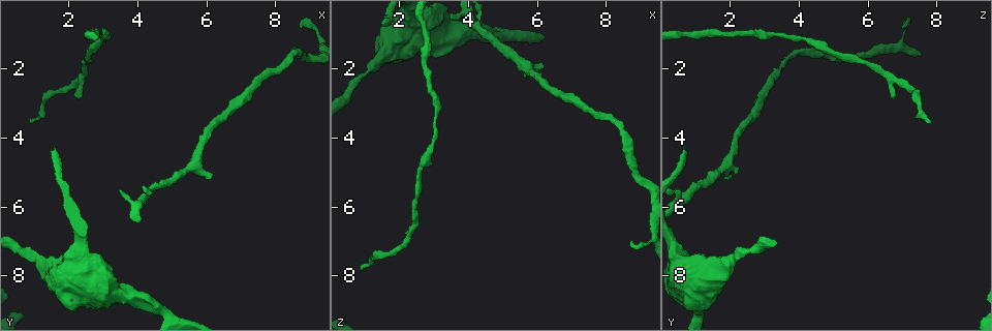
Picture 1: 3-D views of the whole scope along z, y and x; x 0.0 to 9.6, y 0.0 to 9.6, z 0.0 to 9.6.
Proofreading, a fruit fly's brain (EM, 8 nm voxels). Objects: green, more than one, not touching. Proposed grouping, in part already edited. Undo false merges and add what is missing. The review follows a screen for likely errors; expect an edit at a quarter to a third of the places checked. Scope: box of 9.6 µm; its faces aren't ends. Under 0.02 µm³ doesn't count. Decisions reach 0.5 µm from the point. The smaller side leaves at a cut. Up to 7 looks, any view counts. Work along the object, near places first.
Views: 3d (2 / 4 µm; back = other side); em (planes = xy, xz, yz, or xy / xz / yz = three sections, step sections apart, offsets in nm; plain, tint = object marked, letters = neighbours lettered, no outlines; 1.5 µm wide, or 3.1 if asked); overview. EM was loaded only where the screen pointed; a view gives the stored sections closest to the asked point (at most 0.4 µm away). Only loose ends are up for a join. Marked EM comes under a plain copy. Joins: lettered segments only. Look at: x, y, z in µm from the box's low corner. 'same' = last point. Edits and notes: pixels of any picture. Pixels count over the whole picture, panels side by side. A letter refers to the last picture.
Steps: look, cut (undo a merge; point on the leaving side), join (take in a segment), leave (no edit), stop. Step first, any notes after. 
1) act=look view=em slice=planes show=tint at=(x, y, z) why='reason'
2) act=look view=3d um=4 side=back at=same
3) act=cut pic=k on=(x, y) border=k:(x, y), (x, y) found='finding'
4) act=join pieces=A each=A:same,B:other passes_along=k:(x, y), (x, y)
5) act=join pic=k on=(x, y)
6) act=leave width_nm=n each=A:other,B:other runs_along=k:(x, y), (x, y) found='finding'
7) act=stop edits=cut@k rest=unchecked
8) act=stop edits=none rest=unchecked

act=look view=3d um=4 at=(4.20, 5.65, 0.80) why='arms part here'

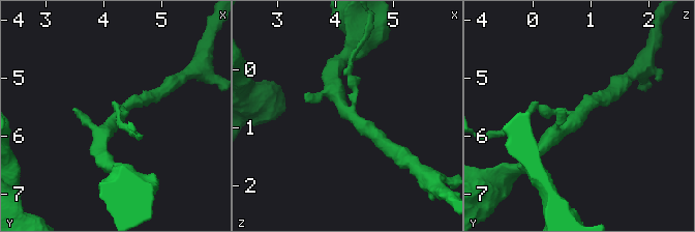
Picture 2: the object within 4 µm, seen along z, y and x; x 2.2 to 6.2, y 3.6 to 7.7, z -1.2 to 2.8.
act=look view=em slice=xz step=4 show=letters at=(4.25, 5.65, 0.75) why='need the tissue'

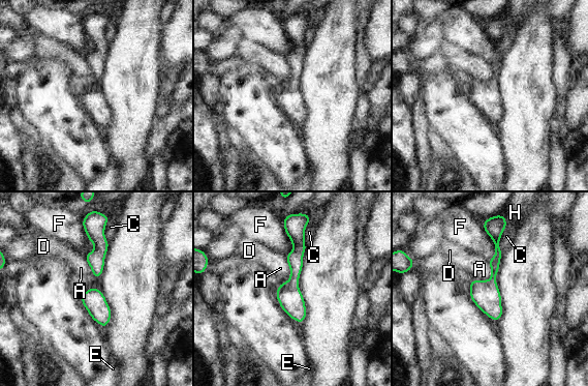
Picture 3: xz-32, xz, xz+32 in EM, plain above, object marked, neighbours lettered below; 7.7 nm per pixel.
act=leave width_nm=180 each=A:other,C:other,D:other,E:other,F:other,H:other runs_along=3:(289, 232), (300, 320) found='all the same cell'

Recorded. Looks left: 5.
act=look view=em slice=planes show=letters at=(1.65, 4.25, 0.70)

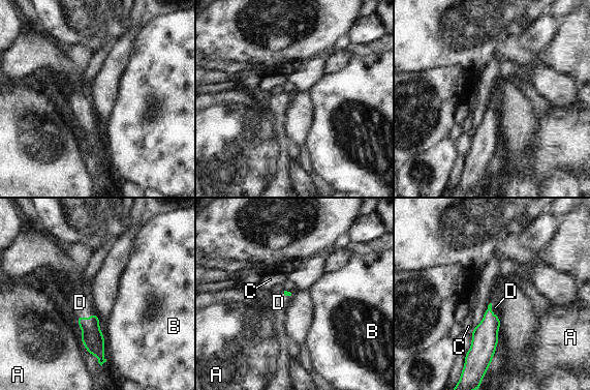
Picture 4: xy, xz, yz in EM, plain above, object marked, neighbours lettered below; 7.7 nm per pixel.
act=join pieces=D each=A:other,B:other,C:other,D:same passes_along=4:(92, 338), (85, 319), (80, 302) found='it goes on there'

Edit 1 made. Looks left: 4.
act=look view=overview

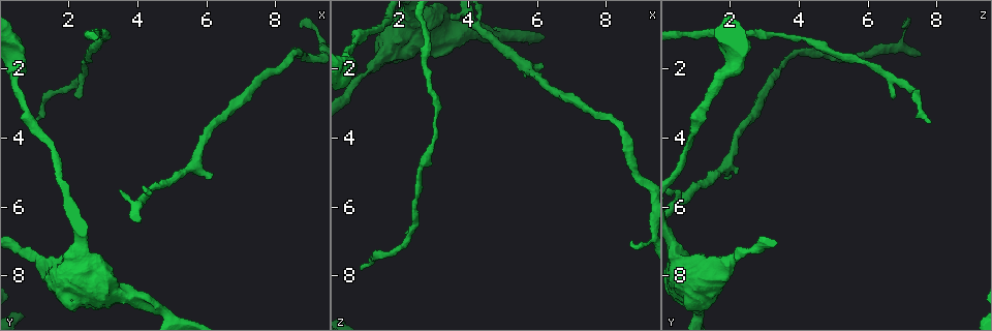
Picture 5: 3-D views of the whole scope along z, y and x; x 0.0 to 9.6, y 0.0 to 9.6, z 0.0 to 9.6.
act=look view=em slice=yz step=8 show=tint at=(0.90, 3.60, 7.80) why='free end'

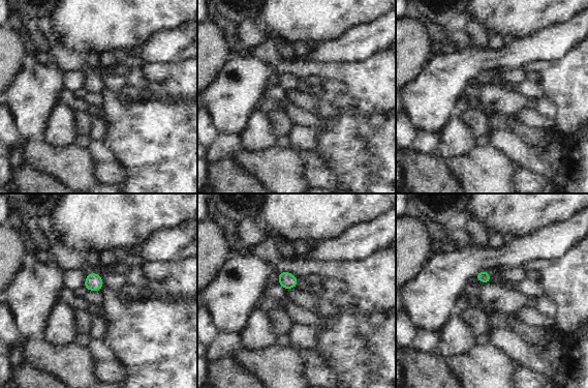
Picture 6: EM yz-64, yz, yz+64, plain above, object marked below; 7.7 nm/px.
act=look view=em slice=yz step=8 show=letters at=same

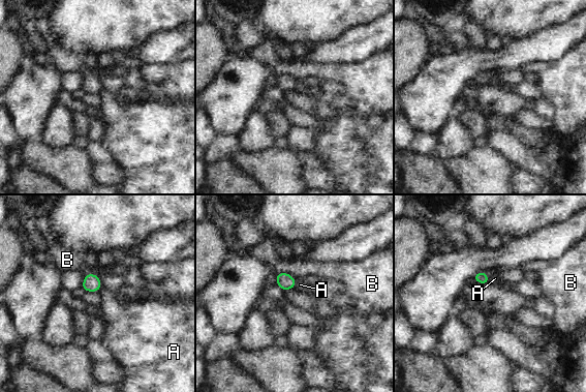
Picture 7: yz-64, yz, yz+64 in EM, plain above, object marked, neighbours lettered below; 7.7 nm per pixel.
act=leave each=A:other,B:other border=7:(294, 278), (296, 287) found='none of them fits'

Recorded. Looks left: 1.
act=stop edits=join@4 rest=unchecked

